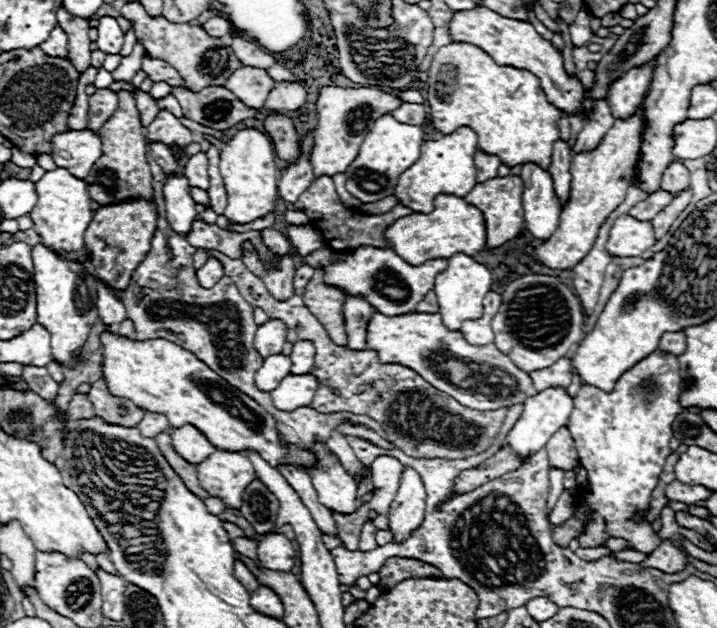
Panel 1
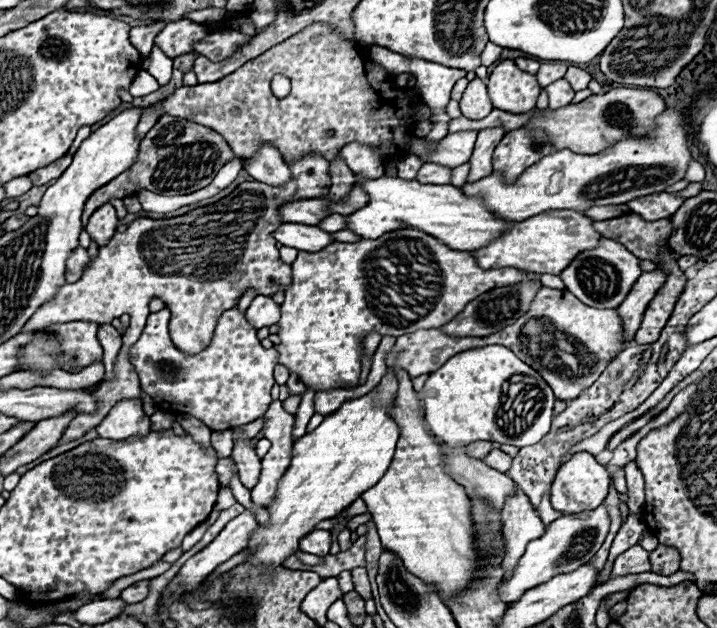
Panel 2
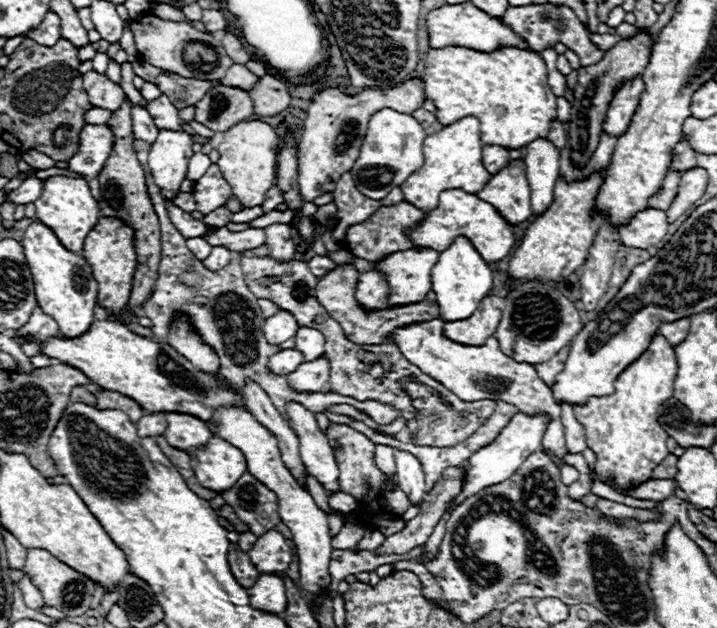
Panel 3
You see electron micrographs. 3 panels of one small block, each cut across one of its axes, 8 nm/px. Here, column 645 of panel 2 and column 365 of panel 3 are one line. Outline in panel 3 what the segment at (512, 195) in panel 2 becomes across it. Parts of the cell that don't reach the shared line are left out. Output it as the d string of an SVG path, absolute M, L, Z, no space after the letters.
M390 108L376 112L370 118L368 132L366 132L364 144L360 148L360 156L354 162L354 168L350 170L352 180L356 182L356 188L372 200L382 200L384 196L388 196L388 192L392 188L400 186L414 170L418 170L422 166L424 138L426 138L424 128L410 114L400 114Z

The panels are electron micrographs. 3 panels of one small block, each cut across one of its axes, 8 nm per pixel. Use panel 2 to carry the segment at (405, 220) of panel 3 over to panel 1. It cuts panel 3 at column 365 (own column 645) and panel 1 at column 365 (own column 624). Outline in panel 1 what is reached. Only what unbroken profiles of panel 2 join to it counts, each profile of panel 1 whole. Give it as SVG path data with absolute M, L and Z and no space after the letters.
M322 176L318 180L314 180L314 184L300 196L300 200L294 202L296 208L304 208L304 212L308 214L310 222L314 224L314 228L318 228L324 236L326 242L330 242L330 248L334 250L350 250L350 248L358 248L358 246L374 246L374 248L388 248L388 242L384 238L384 232L390 224L394 224L394 220L412 214L410 208L396 204L394 210L386 212L386 214L360 214L358 210L346 208L334 188L334 182L330 176Z

